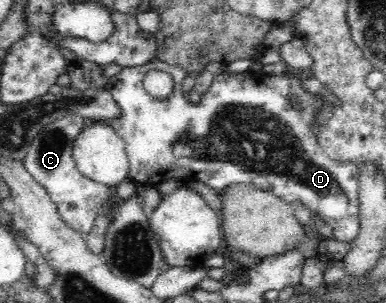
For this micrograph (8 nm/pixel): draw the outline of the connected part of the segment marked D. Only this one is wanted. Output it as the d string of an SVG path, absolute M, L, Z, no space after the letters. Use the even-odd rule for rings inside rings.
M154 58L139 67L124 67L106 81L105 88L111 92L115 103L121 108L121 115L101 122L110 124L125 142L130 163L129 175L137 185L157 185L167 179L182 179L187 184L195 180L221 192L234 183L253 184L257 189L271 192L292 205L306 205L333 227L333 239L355 239L361 225L358 168L350 158L333 161L318 144L315 115L322 107L321 95L305 91L301 87L300 79L294 75L269 75L262 71L223 71L214 76L207 91L200 94L199 103L194 104L182 90L185 75L186 71L181 66ZM151 70L171 74L174 88L167 99L159 100L145 91L144 75ZM293 95L298 97L300 108L293 108Z

